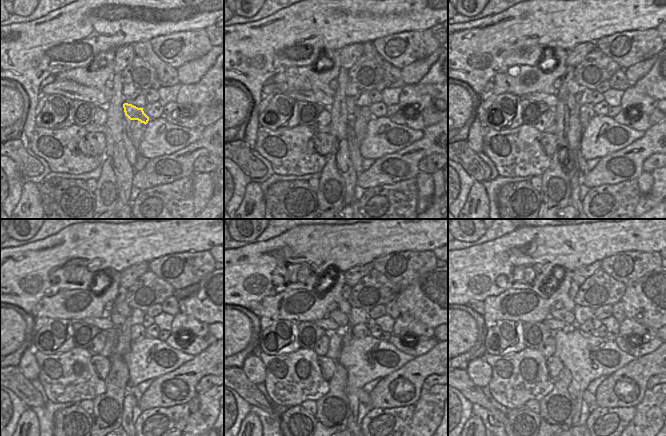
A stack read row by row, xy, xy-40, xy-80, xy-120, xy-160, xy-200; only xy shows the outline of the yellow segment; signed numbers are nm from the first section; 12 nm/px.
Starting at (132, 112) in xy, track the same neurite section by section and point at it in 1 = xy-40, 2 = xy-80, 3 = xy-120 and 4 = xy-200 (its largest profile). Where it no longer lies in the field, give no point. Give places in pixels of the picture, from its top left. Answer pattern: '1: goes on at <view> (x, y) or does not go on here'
1: goes on at xy-40 (350, 103)
2: goes on at xy-80 (570, 102)
3: goes on at xy-120 (118, 320)
4: goes on at xy-200 (563, 315)

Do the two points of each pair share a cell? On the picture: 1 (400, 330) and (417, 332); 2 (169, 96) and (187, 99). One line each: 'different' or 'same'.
1: same
2: different

